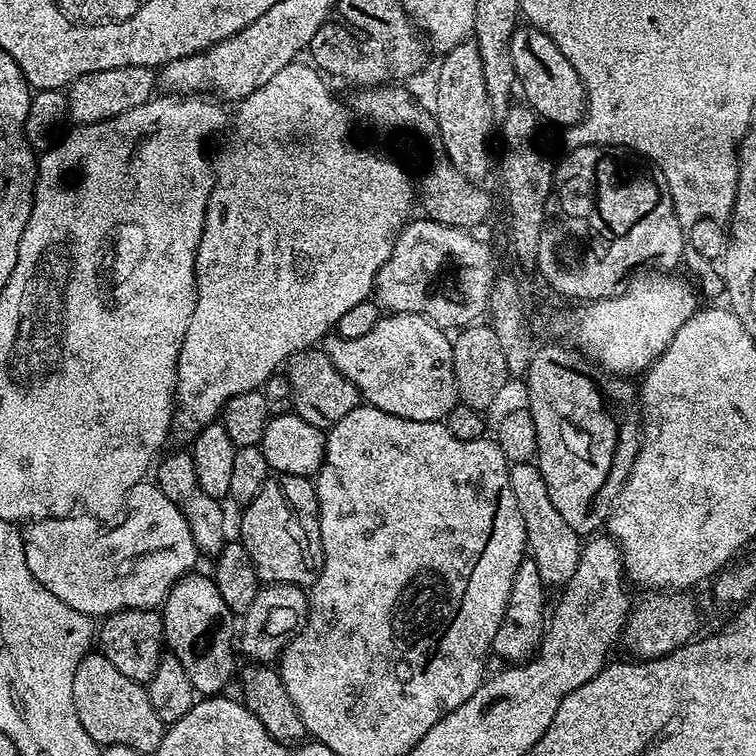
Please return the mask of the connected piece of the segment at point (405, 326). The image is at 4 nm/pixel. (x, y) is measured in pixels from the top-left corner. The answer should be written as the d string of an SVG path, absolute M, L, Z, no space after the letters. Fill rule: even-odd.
M393 312L381 315L369 333L358 338L346 338L332 334L323 341L322 350L334 362L334 366L359 390L363 403L398 418L410 418L414 422L440 422L458 403L454 366L452 365L452 340L445 329L430 323L425 316L409 312Z

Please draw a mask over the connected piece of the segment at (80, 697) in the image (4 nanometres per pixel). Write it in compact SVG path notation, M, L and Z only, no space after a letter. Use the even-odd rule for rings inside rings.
M96 650L84 656L82 662L78 662L78 670L74 670L74 710L78 710L78 722L82 722L82 730L86 730L86 734L90 734L90 738L94 738L94 742L101 746L130 746L142 754L152 754L164 737L166 725L160 721L158 714L154 714L154 706L150 706L147 687L126 678L122 670L116 669L114 662Z

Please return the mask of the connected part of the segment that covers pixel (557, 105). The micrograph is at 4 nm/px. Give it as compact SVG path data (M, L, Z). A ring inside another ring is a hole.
M531 26L517 27L512 38L512 60L519 91L524 91L527 107L541 121L571 126L582 119L586 103L584 84L578 78L578 70L566 62L562 50L554 46L546 33Z

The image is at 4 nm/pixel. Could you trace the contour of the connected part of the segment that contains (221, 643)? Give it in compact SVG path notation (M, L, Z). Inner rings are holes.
M185 574L168 591L162 605L164 643L167 651L182 662L190 682L201 697L223 693L232 676L234 613L226 606L211 575Z

